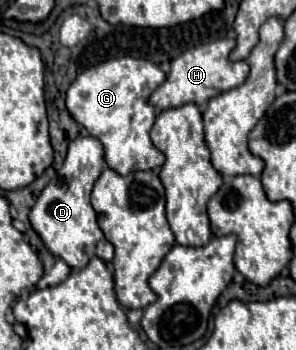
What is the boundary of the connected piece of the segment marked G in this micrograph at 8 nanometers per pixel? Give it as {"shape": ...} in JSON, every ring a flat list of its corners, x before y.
{"shape":[[122,56,84,70,66,92,66,106,70,114,92,136,100,138,108,166,122,176,136,170,158,170,164,164,164,154,150,140,150,130,158,112,148,104,150,94,164,80,166,74,154,62]]}

